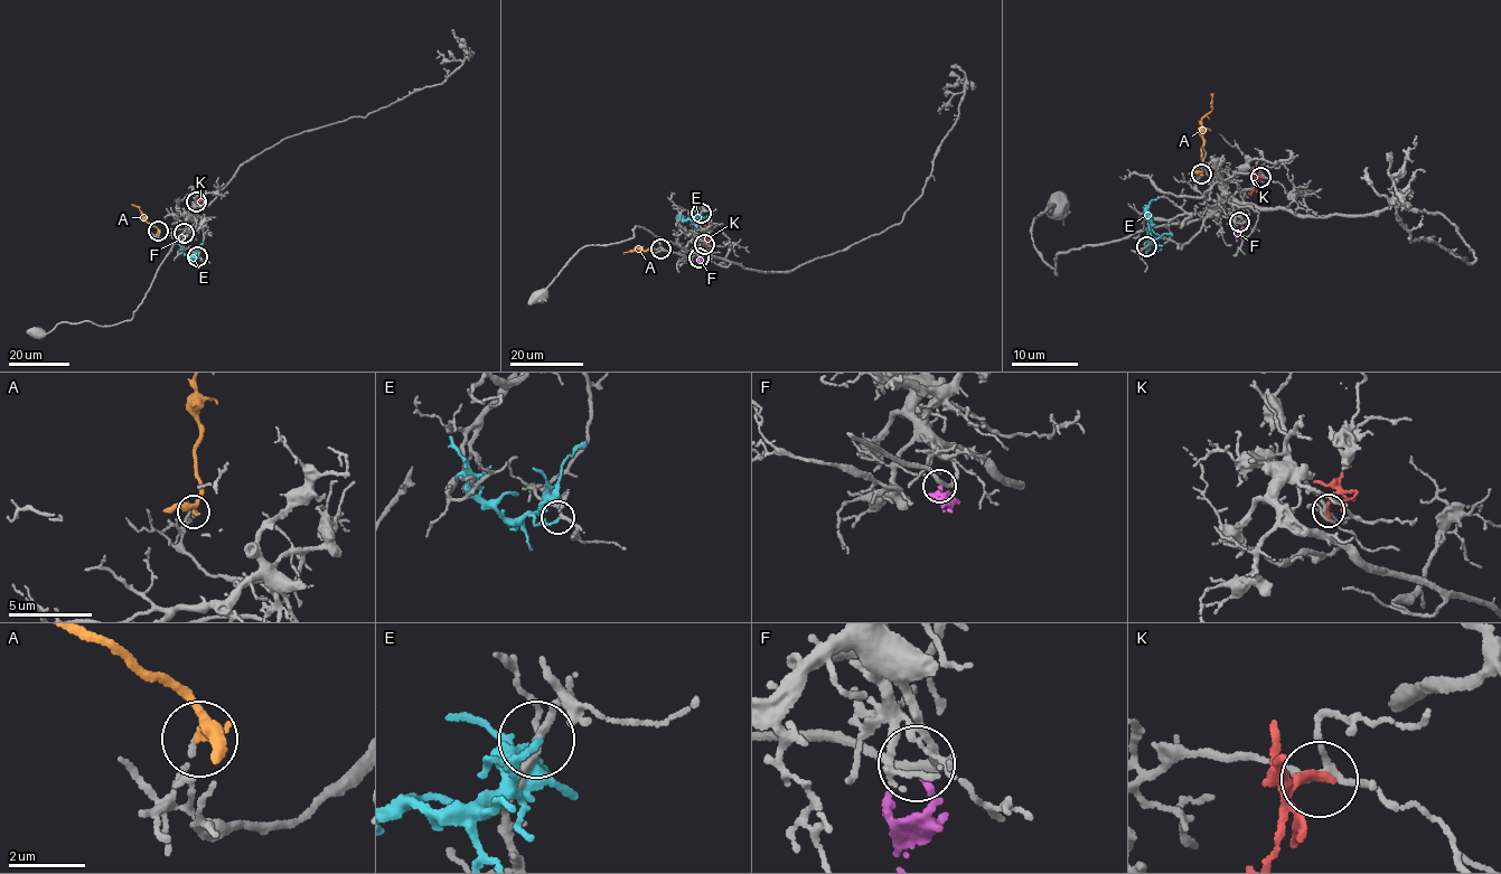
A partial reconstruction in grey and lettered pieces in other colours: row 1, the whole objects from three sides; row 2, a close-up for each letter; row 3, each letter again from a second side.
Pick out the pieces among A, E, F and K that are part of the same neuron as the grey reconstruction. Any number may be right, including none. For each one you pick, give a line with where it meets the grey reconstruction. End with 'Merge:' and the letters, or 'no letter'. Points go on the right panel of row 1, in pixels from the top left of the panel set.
Merge: no letter

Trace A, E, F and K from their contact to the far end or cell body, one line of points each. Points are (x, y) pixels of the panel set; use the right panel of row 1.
A: (1201, 174), (1204, 139), (1201, 121), (1211, 109), (1215, 93)
E: (1145, 246), (1151, 243), (1147, 241), (1147, 208), (1156, 199)
F: (1239, 221), (1241, 233), (1236, 236), (1236, 242)
K: (1262, 177), (1248, 191)

